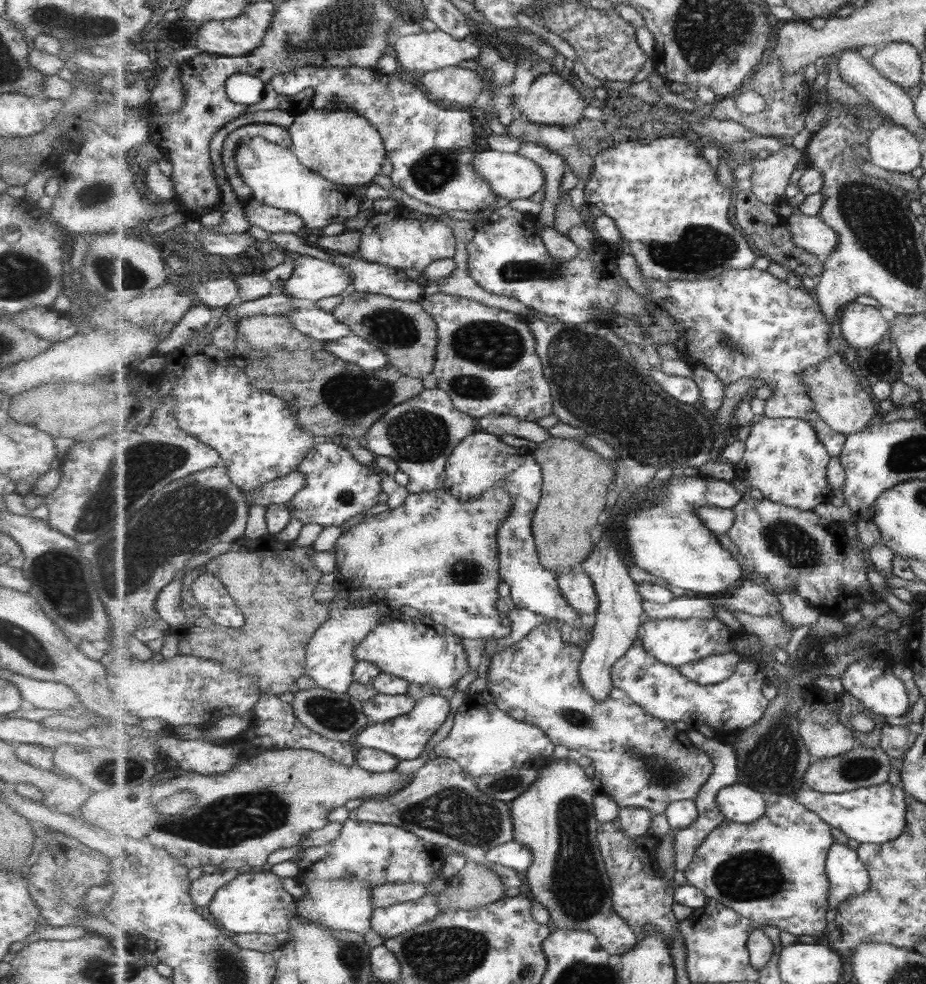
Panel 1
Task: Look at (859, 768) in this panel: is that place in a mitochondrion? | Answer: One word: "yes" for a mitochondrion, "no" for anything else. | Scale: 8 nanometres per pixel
yes

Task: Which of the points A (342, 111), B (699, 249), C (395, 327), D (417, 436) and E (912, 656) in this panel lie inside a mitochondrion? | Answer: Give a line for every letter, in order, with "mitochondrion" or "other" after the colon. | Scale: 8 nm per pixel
A: other
B: mitochondrion
C: mitochondrion
D: mitochondrion
E: other

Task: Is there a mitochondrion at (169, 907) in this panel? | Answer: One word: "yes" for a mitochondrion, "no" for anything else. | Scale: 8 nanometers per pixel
no

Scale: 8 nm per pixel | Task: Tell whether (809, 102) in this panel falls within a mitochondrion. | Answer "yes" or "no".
no

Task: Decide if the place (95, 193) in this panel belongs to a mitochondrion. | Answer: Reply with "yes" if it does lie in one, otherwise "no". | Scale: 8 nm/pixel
yes

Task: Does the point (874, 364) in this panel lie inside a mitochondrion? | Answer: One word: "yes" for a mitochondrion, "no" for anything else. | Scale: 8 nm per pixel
no

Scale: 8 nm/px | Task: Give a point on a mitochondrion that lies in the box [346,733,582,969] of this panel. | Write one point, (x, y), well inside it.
(469, 818)

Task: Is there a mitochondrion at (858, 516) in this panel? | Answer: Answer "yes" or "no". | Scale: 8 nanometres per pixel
no

